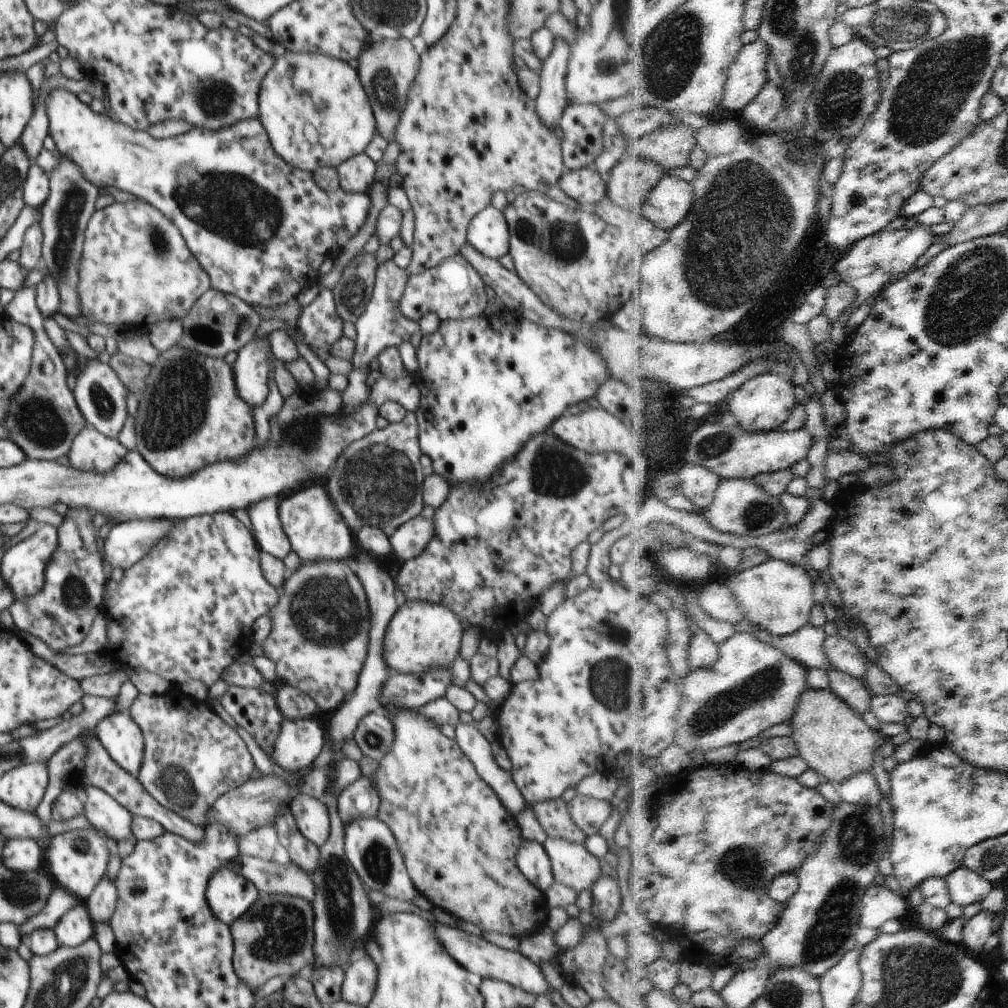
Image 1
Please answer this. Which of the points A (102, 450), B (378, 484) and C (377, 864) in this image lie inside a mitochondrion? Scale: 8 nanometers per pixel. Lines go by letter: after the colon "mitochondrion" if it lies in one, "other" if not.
A: other
B: mitochondrion
C: mitochondrion

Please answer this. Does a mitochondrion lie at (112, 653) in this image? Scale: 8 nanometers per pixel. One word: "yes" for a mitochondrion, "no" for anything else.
no

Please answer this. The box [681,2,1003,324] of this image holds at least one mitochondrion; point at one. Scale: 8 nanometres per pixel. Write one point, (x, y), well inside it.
(924, 105)

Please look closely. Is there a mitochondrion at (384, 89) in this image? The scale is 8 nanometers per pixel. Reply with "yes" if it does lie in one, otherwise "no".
yes

